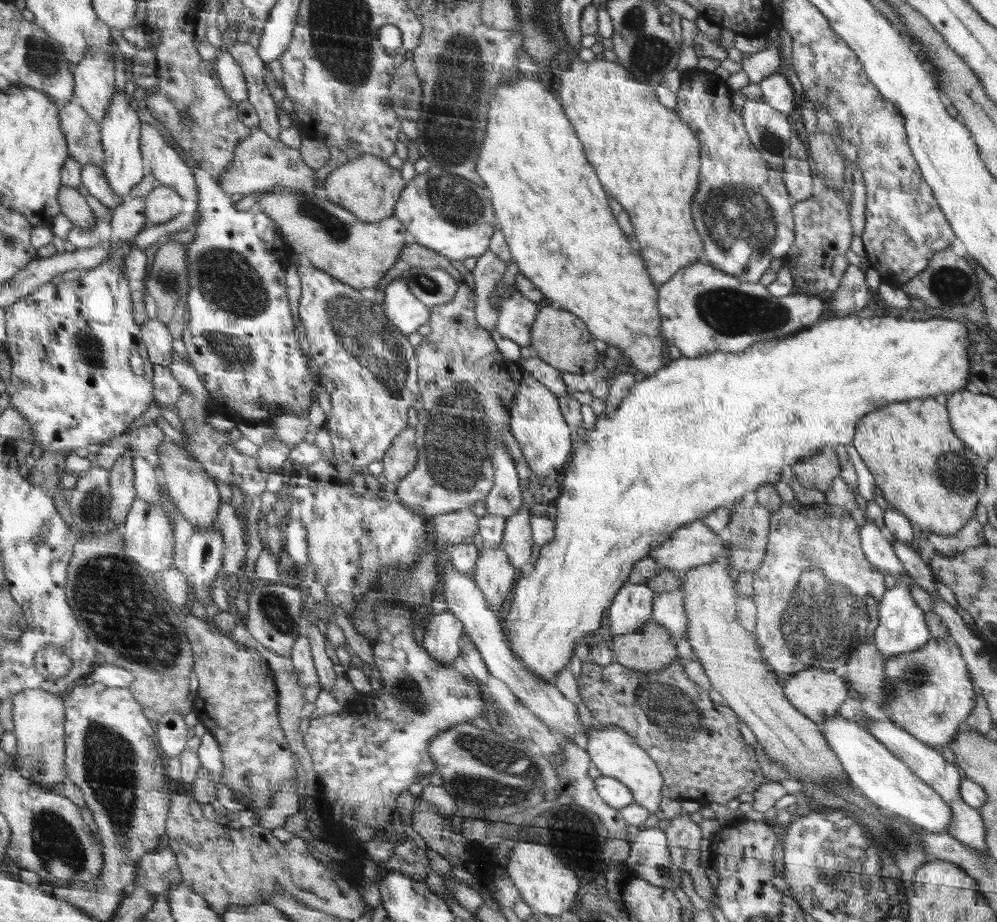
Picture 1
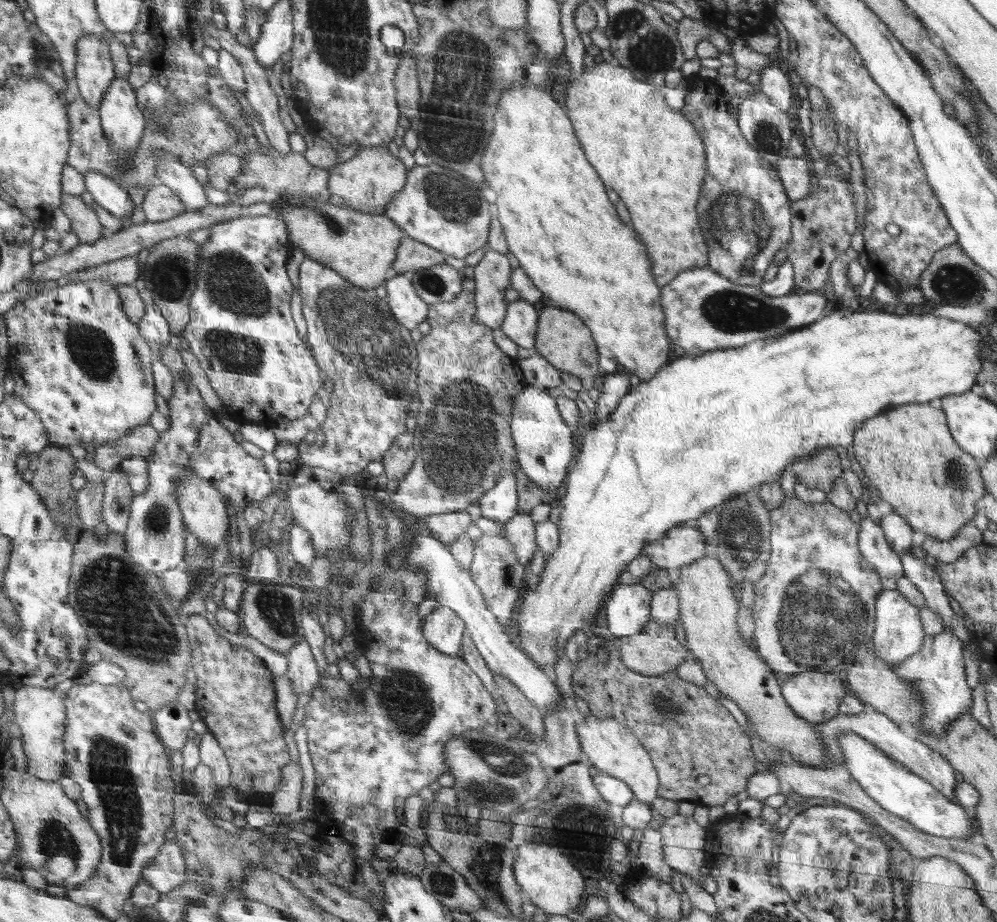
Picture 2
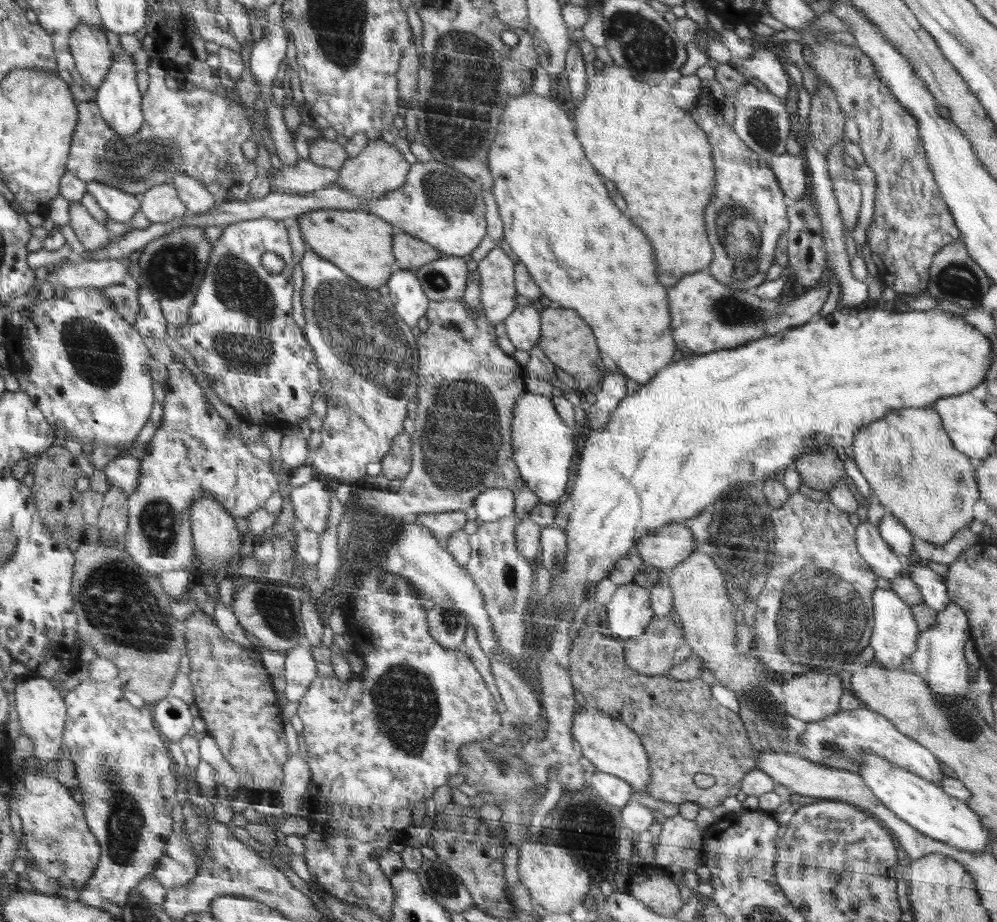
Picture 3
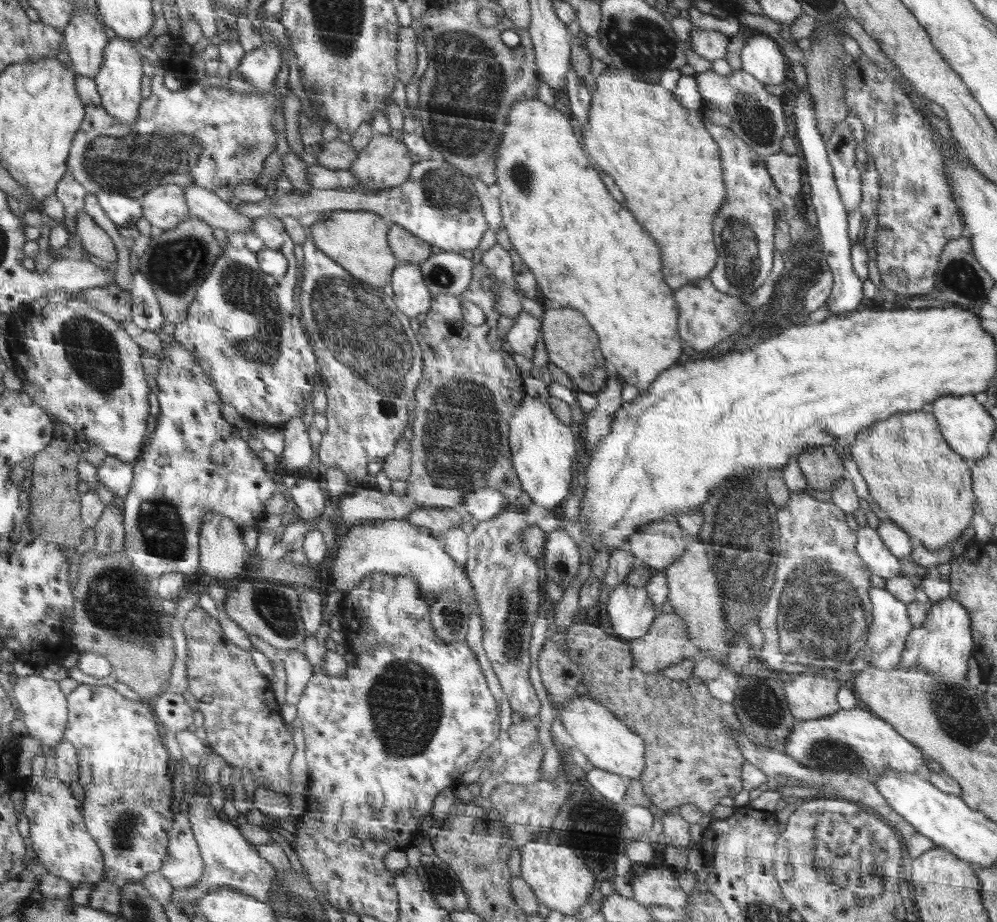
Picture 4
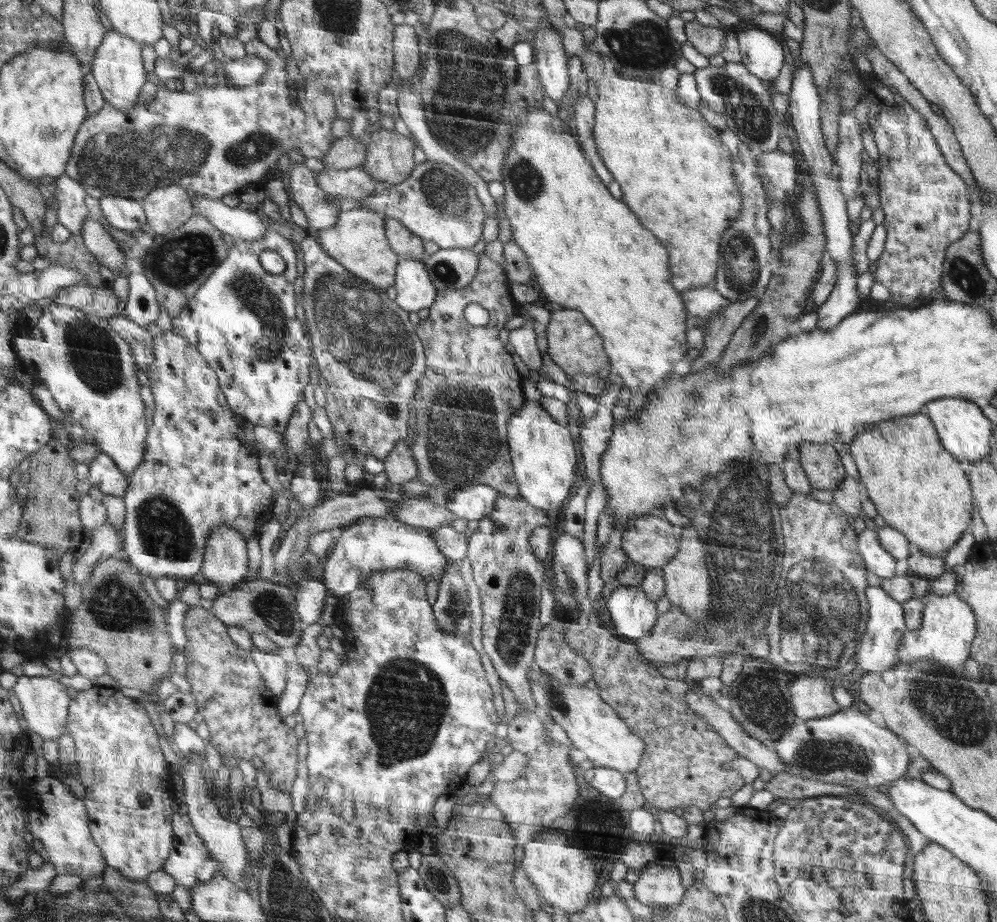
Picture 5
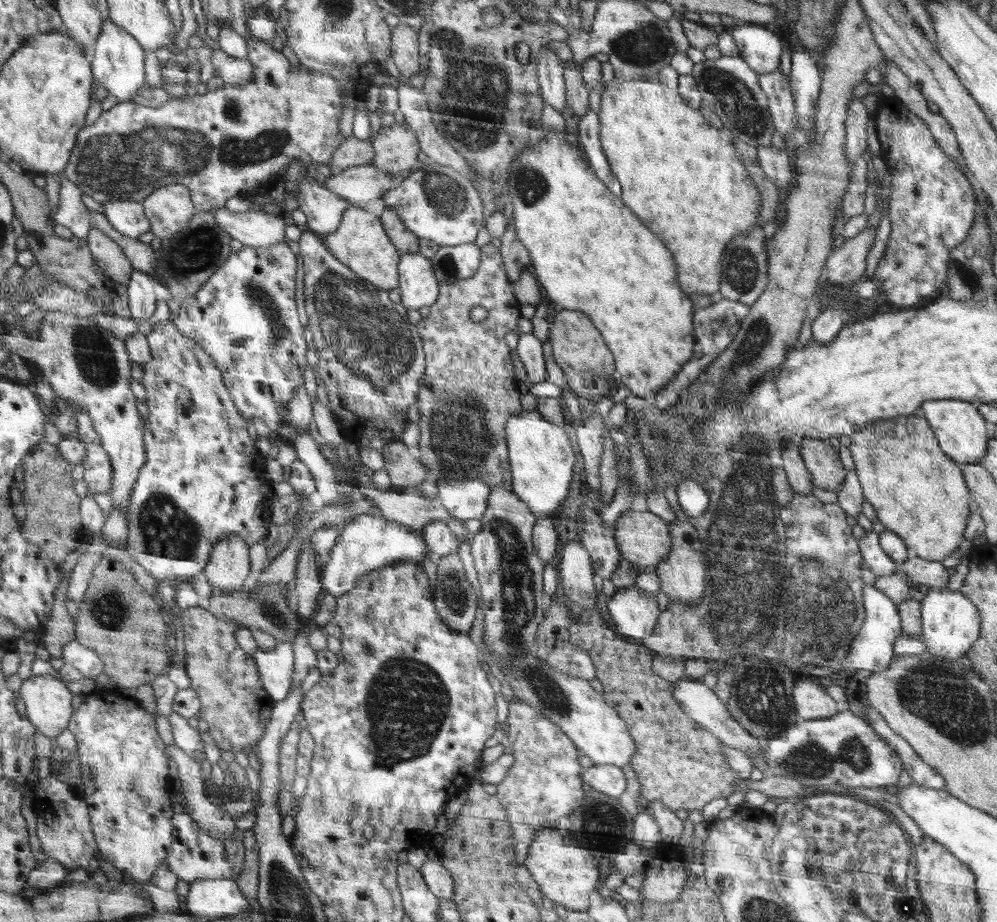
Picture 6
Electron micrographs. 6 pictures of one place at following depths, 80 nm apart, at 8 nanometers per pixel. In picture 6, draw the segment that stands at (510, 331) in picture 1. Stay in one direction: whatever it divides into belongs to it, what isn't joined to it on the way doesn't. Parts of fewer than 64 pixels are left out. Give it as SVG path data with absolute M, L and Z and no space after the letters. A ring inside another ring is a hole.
M518 333L513 338L516 352L518 353L521 370L526 373L533 384L546 380L546 368L542 358L542 344L540 339L532 333Z

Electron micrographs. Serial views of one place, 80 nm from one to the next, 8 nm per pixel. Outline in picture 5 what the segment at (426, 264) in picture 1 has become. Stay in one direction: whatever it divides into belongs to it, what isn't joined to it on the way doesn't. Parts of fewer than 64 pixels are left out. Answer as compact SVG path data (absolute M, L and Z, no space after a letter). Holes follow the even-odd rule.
M385 217L385 236L389 245L402 256L403 259L424 260L427 255L424 253L422 239L405 228L399 220Z

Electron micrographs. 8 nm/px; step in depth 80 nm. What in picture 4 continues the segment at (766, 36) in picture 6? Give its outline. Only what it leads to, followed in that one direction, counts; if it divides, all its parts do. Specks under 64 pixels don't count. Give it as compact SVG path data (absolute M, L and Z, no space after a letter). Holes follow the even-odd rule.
M757 33L746 39L741 50L742 69L766 85L784 84L784 72L789 69L784 64L784 56L776 42L768 34Z

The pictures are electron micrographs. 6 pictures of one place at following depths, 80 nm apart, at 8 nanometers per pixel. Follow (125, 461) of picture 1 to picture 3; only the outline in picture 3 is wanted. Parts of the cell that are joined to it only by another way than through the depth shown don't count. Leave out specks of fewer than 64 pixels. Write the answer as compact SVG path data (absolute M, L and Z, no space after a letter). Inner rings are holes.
M110 485L105 495L105 506L99 518L101 542L110 546L127 534L130 518L130 497L119 486Z

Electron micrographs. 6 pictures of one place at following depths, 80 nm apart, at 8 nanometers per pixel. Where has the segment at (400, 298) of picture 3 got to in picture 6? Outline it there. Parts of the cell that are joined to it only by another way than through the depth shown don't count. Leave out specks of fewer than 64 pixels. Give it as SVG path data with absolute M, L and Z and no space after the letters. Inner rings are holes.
M420 252L402 255L398 272L401 273L400 303L406 308L419 309L436 302L440 284L429 258Z

